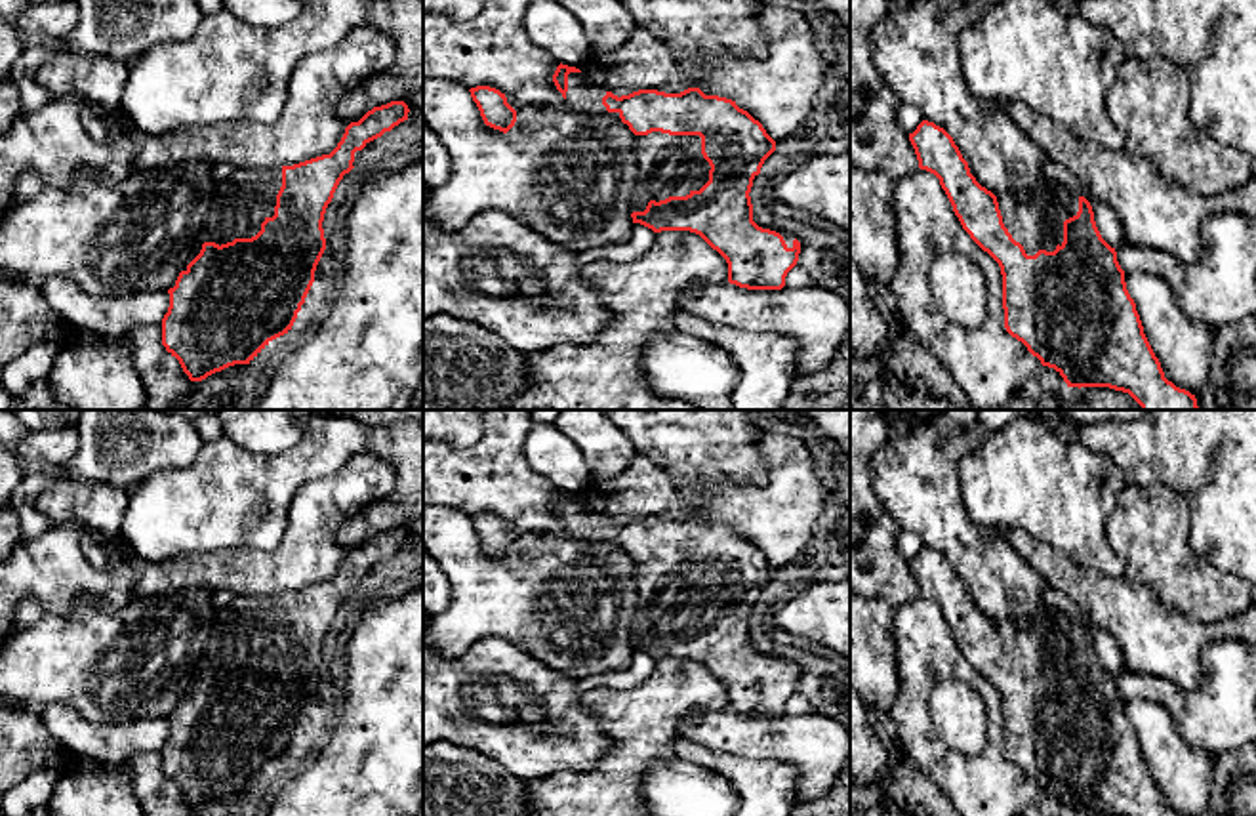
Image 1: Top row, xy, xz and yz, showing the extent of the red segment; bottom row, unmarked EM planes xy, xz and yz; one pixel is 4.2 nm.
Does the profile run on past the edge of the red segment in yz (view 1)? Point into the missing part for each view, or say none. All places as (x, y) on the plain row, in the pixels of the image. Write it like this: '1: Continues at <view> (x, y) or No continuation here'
1: Continues at yz (1037, 649)

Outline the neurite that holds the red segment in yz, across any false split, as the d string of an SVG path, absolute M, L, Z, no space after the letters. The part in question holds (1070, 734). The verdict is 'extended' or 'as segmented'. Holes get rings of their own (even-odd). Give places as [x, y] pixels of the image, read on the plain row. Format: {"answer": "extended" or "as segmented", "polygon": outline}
{"answer": "extended", "polygon": "M922 547L909 568L919 595L934 601L945 618L955 643L970 665L1001 694L1006 759L1022 768L1043 793L1054 795L1067 814L1109 816L1180 816L1165 805L1124 709L1117 679L1100 662L1090 629L1067 614L1044 608L1031 623L1008 627L995 623L970 601L953 564L934 549Z"}

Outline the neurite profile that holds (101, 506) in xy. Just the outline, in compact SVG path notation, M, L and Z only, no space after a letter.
M61 479L40 492L34 501L53 526L84 522L107 536L118 536L130 490L107 482Z

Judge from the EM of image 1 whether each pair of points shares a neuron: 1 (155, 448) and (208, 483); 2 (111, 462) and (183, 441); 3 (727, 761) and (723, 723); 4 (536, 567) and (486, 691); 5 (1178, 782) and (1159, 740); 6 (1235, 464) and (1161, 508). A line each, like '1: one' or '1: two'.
1: two
2: one
3: two
4: two
5: one
6: two

